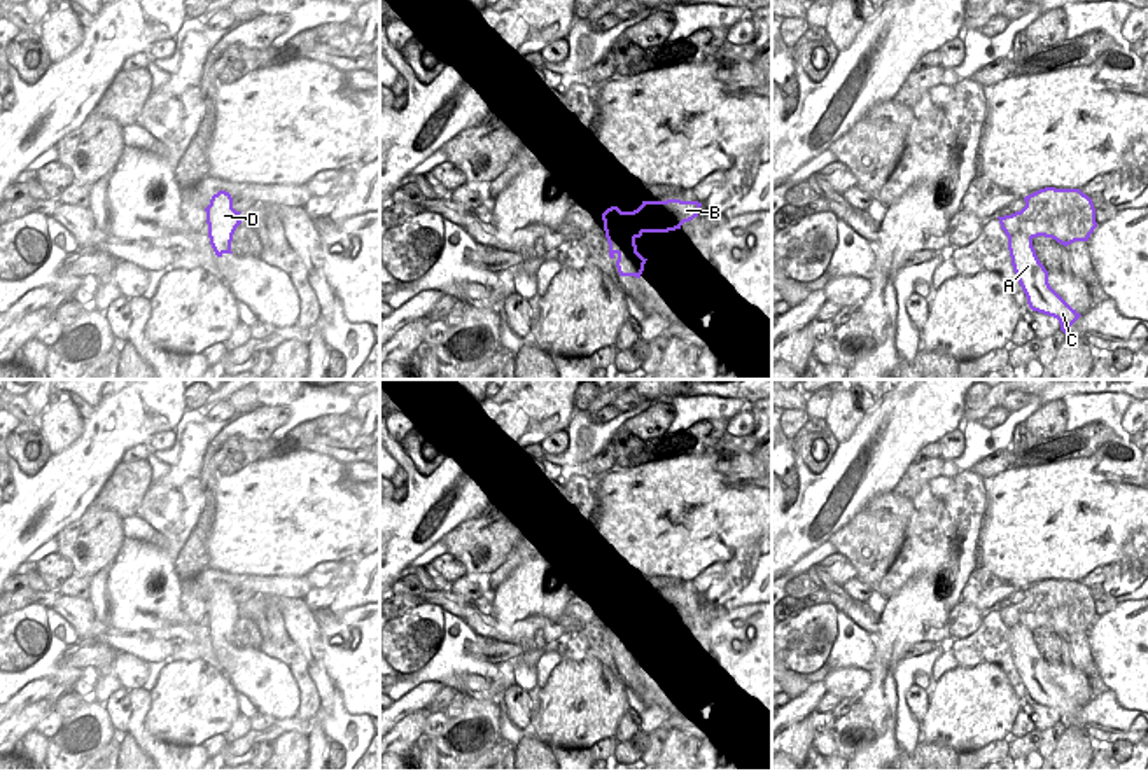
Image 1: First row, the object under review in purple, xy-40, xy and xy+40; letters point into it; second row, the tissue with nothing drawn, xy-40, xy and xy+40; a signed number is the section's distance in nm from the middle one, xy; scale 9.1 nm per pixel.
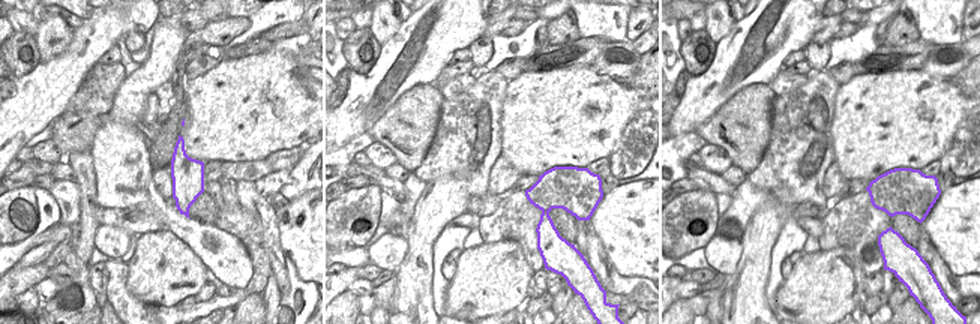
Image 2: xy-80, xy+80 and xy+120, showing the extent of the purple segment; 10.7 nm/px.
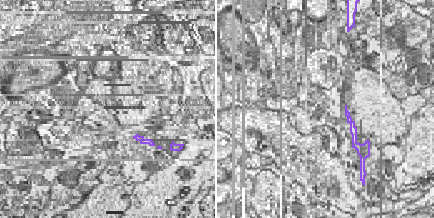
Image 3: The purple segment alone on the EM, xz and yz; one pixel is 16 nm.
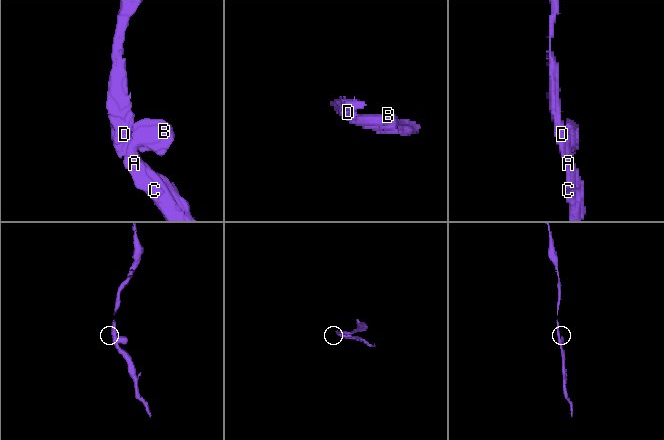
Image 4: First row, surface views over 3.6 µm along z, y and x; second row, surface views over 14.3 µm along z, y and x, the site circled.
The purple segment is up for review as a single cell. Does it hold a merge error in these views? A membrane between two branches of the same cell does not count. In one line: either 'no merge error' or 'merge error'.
no merge error

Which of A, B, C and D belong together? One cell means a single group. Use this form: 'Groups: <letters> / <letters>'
Groups: A B C D.

